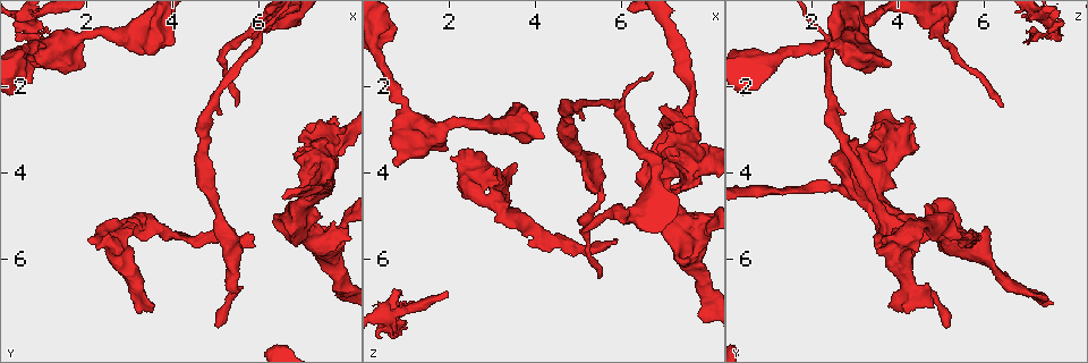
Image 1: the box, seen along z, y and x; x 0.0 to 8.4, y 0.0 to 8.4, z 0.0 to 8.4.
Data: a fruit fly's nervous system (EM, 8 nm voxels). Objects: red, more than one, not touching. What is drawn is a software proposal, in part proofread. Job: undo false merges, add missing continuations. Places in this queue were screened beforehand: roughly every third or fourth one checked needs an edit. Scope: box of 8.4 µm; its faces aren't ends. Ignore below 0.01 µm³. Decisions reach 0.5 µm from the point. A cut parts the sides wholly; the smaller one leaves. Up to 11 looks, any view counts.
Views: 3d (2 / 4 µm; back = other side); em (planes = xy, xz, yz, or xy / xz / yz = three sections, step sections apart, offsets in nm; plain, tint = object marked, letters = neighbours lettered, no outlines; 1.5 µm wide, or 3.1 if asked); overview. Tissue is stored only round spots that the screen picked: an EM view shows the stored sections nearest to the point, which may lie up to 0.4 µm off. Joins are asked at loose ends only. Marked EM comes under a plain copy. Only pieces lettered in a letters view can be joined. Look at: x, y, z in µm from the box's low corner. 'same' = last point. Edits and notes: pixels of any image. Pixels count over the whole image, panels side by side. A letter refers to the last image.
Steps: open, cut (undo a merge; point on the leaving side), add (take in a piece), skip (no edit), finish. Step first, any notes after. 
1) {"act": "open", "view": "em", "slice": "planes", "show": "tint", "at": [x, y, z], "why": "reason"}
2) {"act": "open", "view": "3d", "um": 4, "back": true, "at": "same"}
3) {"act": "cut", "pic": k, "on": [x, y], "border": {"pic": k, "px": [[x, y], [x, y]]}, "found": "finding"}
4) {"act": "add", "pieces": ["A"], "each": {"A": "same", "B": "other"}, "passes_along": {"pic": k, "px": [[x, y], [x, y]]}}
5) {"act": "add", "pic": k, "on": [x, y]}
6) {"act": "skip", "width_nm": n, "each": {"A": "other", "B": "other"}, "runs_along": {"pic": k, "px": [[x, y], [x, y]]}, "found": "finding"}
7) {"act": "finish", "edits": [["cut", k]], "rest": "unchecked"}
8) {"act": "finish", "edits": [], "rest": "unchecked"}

{"act": "open", "view": "em", "slice": "planes", "show": "letters", "at": [7.75, 6.85, 7.30], "why": "free end"}

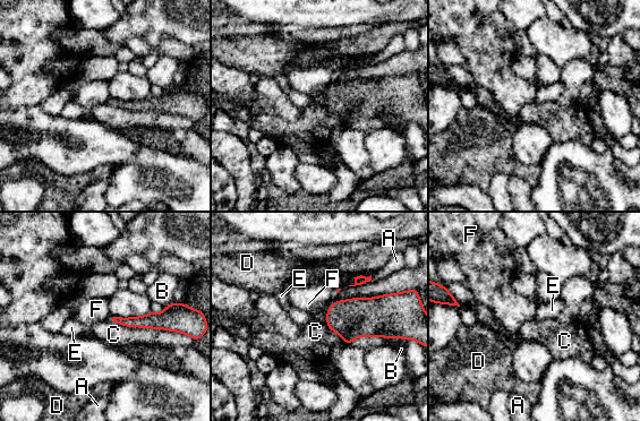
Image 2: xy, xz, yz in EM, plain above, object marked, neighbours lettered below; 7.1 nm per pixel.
{"act": "skip", "each": {"A": "other", "B": "other", "C": "other", "D": "other", "E": "other", "F": "other"}, "found": "no lettered piece goes on from it"}

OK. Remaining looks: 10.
{"act": "open", "view": "3d", "um": 4, "at": [5.90, 5.75, 5.50], "why": "branch stops here"}

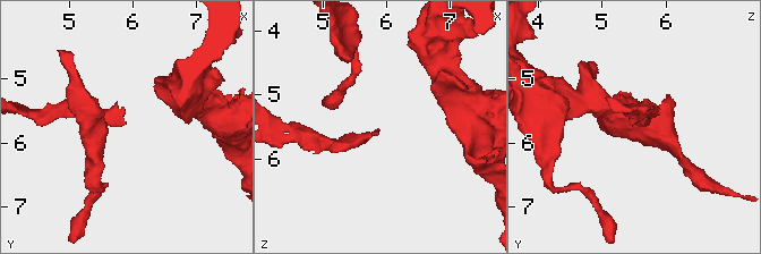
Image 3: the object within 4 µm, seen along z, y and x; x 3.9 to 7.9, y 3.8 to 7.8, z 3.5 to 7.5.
{"act": "open", "view": "em", "slice": "planes", "show": "letters", "at": [5.90, 5.70, 5.55]}

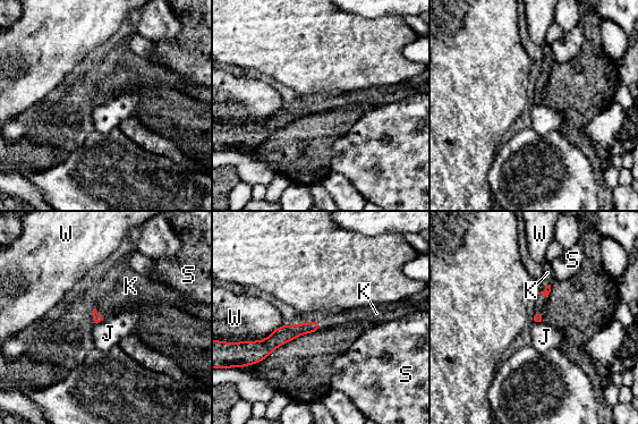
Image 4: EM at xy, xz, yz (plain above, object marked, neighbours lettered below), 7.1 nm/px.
{"act": "add", "pieces": ["K"], "each": {"J": "other", "K": "same", "S": "other", "W": "other"}, "passes_along": {"pic": 4, "px": [[98, 318], [100, 314], [126, 290]]}, "found": "the neuron continues"}

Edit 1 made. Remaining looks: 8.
{"act": "open", "view": "overview", "why": "redraw"}

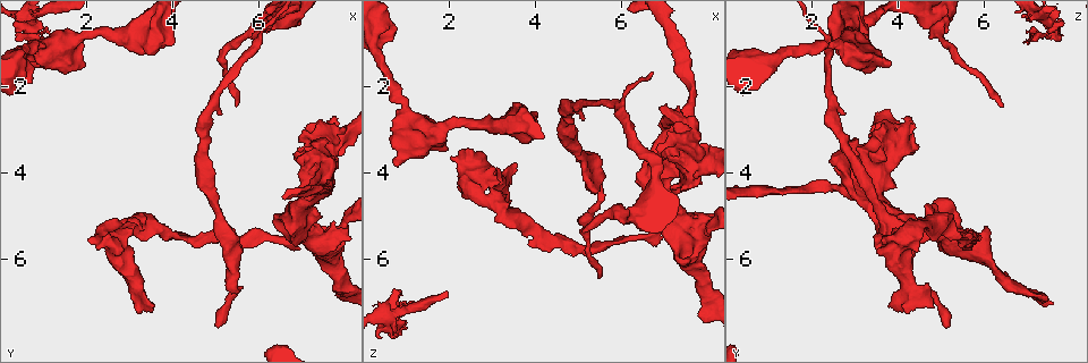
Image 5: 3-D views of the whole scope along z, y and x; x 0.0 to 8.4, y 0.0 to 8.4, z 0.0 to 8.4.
{"act": "open", "view": "em", "slice": "yz", "step": 8, "show": "tint", "at": [6.20, 0.65, 5.00], "why": "sudden change in width"}

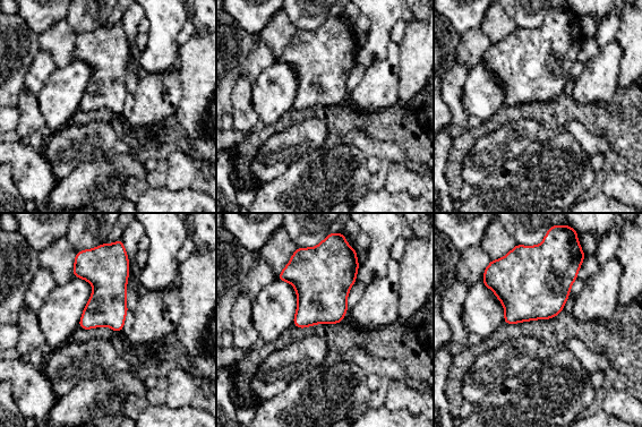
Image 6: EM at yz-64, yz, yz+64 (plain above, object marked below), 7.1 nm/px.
{"act": "open", "view": "em", "slice": "planes", "show": "letters", "at": "same"}

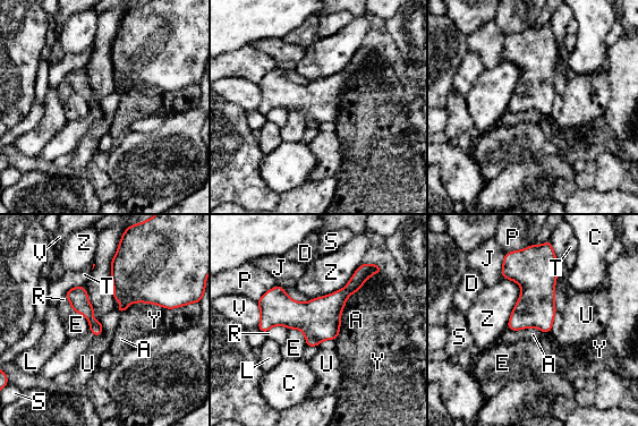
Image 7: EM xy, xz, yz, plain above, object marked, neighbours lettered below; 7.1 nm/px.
{"act": "skip", "each": {"A": "other", "C": "other", "D": "other", "E": "other", "J": "other", "L": "other", "P": "other", "R": "other", "S": "other", "T": "other", "U": "other", "V": "other", "Y": "other", "Z": "other"}, "border": {"pic": 7, "px": [[379, 272], [348, 297], [334, 339]]}, "found": "all the same neuron"}

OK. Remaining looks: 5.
{"act": "open", "view": "em", "slice": "planes", "show": "letters", "at": [7.45, 4.15, 3.45], "why": "abrupt turn"}

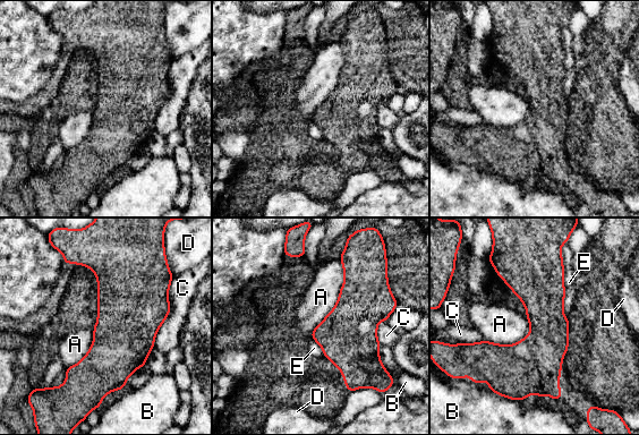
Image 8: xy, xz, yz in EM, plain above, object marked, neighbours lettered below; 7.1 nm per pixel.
{"act": "skip", "each": {"A": "other", "B": "other", "C": "other", "D": "other", "E": "other"}, "border": {"pic": 8, "px": [[173, 276], [169, 314], [153, 346]]}, "found": "all the same neuron"}

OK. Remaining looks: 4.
{"act": "open", "view": "3d", "um": 2, "at": [0.70, 0.55, 7.55], "why": "three-way junction"}

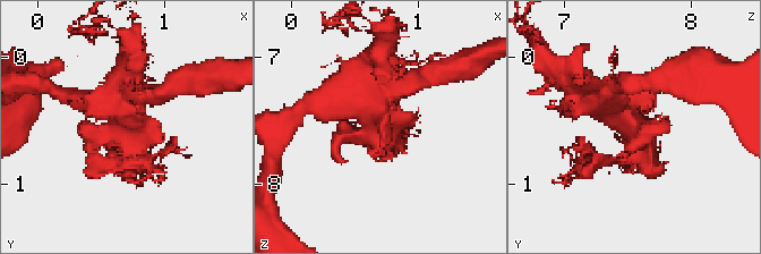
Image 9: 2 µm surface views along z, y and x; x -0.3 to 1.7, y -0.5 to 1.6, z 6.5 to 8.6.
{"act": "open", "view": "em", "um": 3.1, "slice": "planes", "show": "letters", "at": [0.70, 0.54, 7.54]}

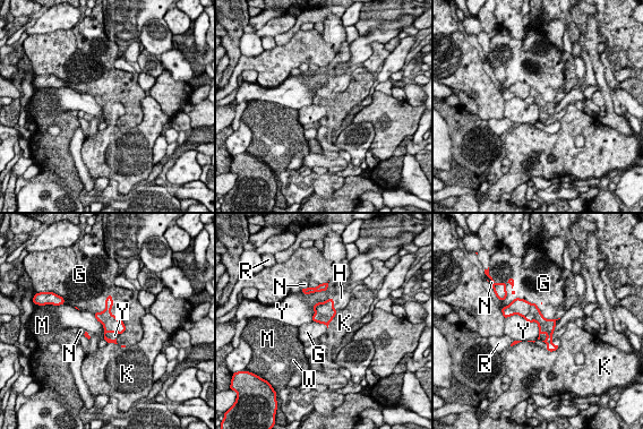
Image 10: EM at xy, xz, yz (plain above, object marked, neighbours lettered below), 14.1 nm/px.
{"act": "skip", "each": {"G": "other", "H": "other", "K": "other", "M": "other", "N": "other", "R": "other", "W": "other", "Y": "other"}, "runs_along": {"pic": 10, "px": [[511, 311], [533, 314], [553, 348]]}, "found": "all the same neuron"}

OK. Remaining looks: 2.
{"act": "finish", "edits": [["add", 4]], "rest": "unchecked"}

